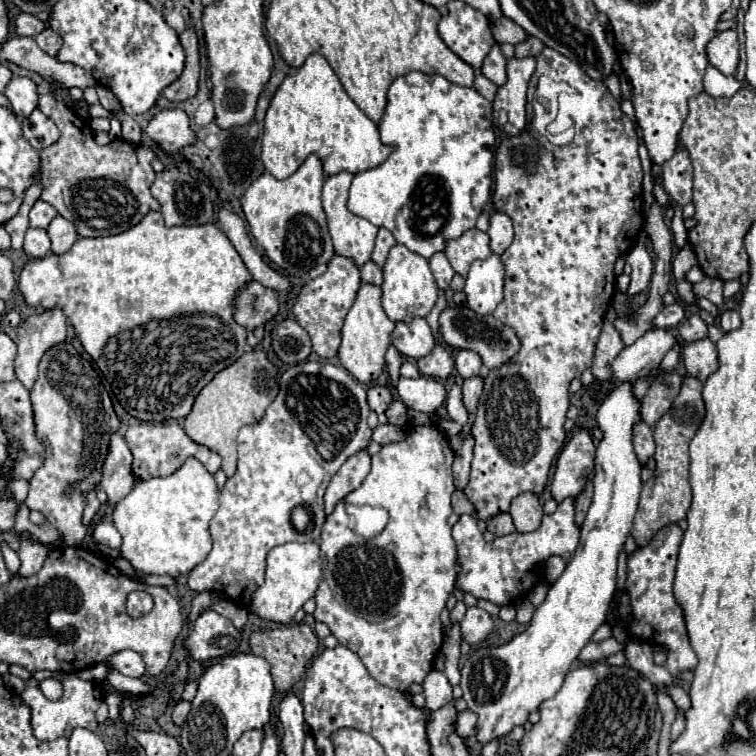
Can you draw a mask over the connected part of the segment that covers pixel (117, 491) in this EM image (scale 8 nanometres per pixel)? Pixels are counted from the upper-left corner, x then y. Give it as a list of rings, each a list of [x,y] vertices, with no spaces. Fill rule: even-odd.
[[[113,434],[107,460],[103,464],[103,480],[101,488],[109,496],[109,504],[117,504],[121,498],[125,498],[133,488],[133,472],[131,472],[133,454],[123,440],[123,436]]]

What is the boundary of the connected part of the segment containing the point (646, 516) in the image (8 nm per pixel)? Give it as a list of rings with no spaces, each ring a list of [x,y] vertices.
[[[685,378],[679,396],[673,400],[669,414],[665,414],[653,428],[655,440],[655,476],[643,484],[639,508],[633,522],[633,538],[639,546],[647,544],[655,530],[653,526],[667,526],[685,518],[689,504],[691,504],[691,486],[689,486],[689,442],[697,432],[703,416],[705,406],[701,398],[703,384],[697,378]]]

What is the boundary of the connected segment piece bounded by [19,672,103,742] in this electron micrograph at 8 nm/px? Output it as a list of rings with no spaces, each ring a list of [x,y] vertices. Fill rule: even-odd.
[[[73,672],[63,680],[63,696],[57,702],[47,700],[37,684],[27,684],[27,688],[19,694],[19,698],[31,710],[31,728],[33,728],[35,738],[39,738],[39,740],[47,742],[47,740],[55,740],[55,738],[61,738],[61,736],[69,738],[71,730],[75,730],[75,728],[97,730],[97,726],[99,726],[95,722],[95,710],[103,702],[103,694],[101,694],[97,684],[83,682]]]

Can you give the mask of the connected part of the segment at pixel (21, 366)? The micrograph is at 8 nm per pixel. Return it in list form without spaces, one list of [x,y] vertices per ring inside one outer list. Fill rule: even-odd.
[[[47,310],[29,316],[17,328],[15,376],[27,390],[31,390],[31,386],[35,384],[41,356],[51,346],[65,342],[65,334],[67,334],[67,318],[61,310]]]

